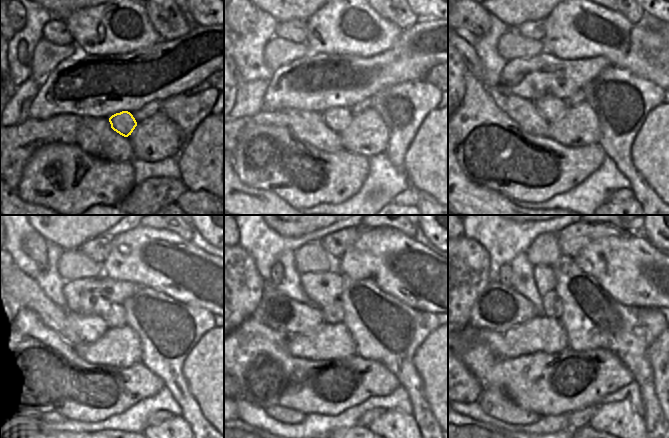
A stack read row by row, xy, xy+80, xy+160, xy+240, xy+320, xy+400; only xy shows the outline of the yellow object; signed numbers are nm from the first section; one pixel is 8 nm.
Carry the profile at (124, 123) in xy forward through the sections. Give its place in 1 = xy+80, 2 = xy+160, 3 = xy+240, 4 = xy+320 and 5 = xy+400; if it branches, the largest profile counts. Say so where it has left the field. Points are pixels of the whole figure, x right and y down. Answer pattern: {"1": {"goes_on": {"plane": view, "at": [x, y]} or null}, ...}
{"1": {"goes_on": {"plane": "xy+80", "at": [338, 119]}}, "2": {"goes_on": {"plane": "xy+160", "at": [552, 108]}}, "3": {"goes_on": {"plane": "xy+240", "at": [91, 328]}}, "4": {"goes_on": {"plane": "xy+320", "at": [275, 310]}}, "5": {"goes_on": {"plane": "xy+400", "at": [499, 308]}}}

